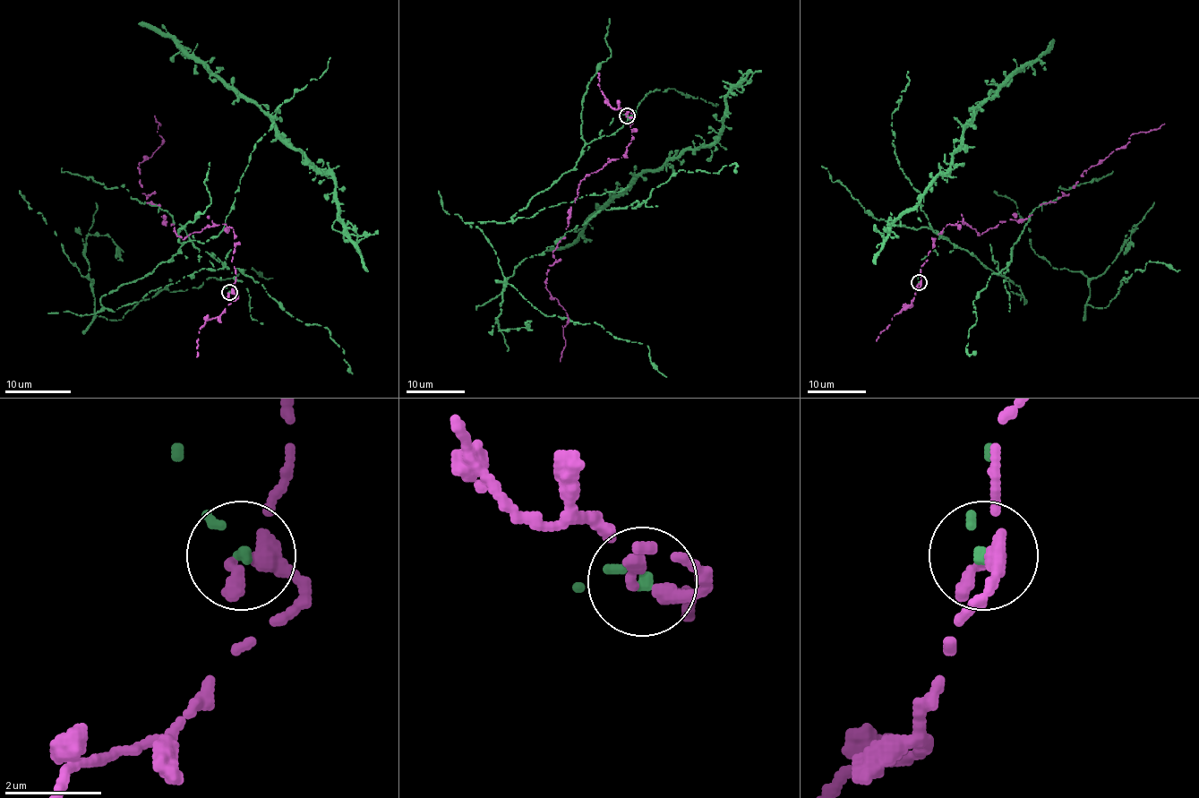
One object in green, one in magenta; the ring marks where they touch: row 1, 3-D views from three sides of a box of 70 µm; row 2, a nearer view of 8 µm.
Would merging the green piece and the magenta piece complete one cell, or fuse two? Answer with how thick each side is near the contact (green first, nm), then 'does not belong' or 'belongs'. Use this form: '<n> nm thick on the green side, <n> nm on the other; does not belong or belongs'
200 nm thick on the green side, 280 nm on the other; does not belong

